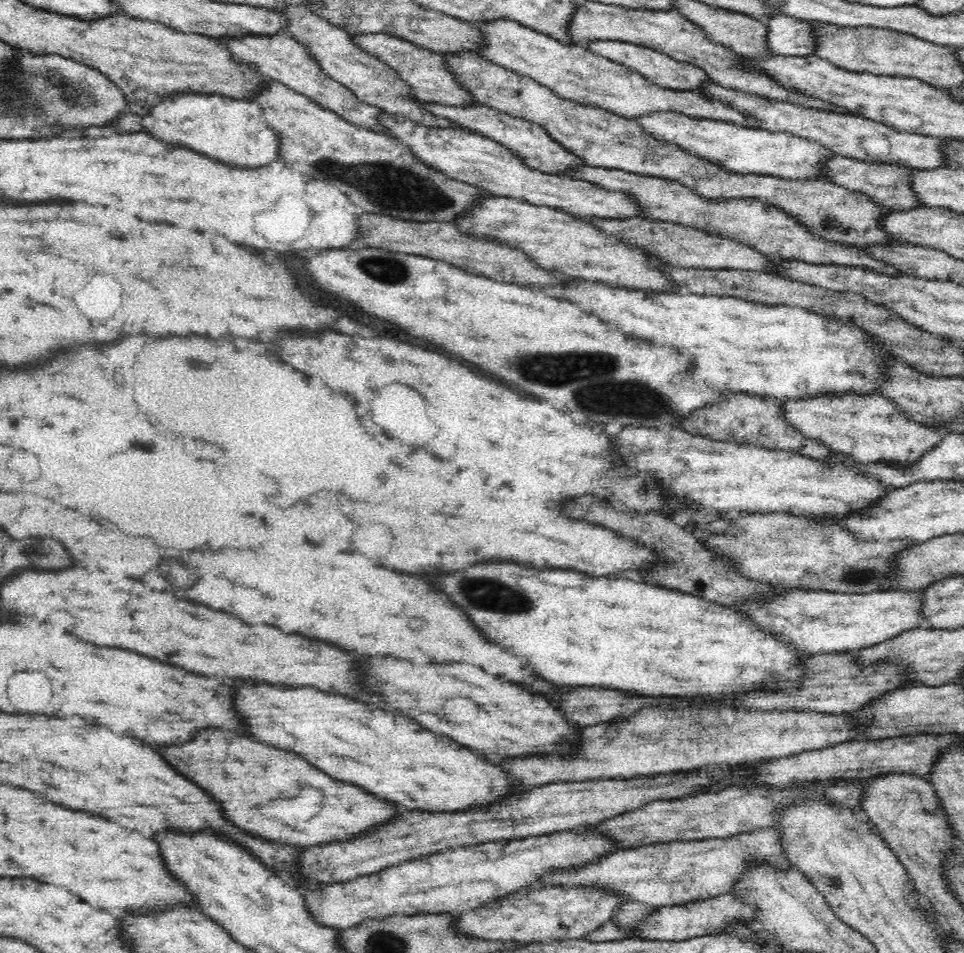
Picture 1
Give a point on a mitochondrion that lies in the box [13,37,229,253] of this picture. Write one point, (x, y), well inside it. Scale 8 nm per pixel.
(56, 90)

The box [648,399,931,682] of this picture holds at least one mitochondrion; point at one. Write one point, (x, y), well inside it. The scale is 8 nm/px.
(850, 578)

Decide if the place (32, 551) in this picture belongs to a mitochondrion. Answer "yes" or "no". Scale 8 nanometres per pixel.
yes

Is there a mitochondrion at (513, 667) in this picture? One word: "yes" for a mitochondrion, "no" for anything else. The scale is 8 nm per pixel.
no

